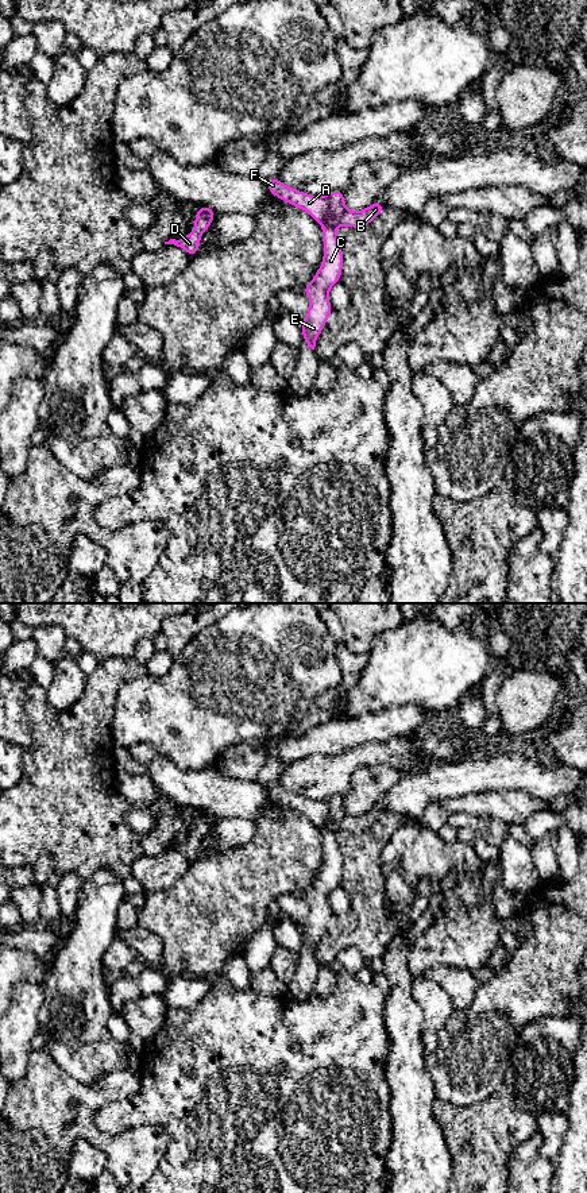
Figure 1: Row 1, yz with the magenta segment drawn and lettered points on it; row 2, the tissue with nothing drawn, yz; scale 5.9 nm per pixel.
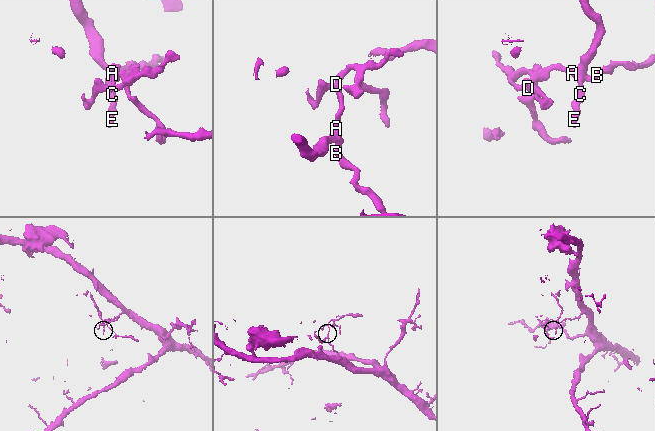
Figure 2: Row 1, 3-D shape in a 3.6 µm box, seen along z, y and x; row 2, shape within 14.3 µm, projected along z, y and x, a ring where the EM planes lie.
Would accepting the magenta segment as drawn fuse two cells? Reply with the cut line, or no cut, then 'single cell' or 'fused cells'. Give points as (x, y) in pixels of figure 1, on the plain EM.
yz (325, 799), (329, 814), (333, 818), (342, 818), (346, 814) | fused cells

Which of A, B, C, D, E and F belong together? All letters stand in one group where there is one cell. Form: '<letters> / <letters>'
A B D F / C E

